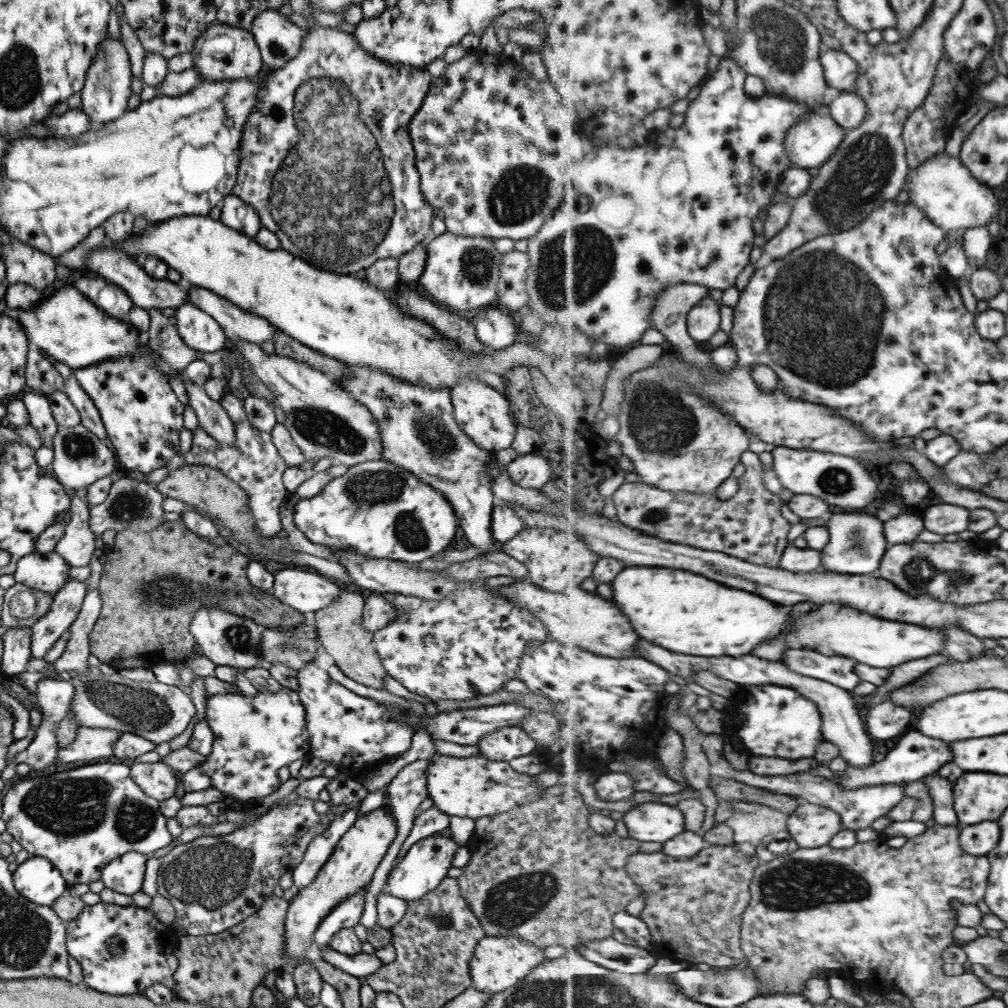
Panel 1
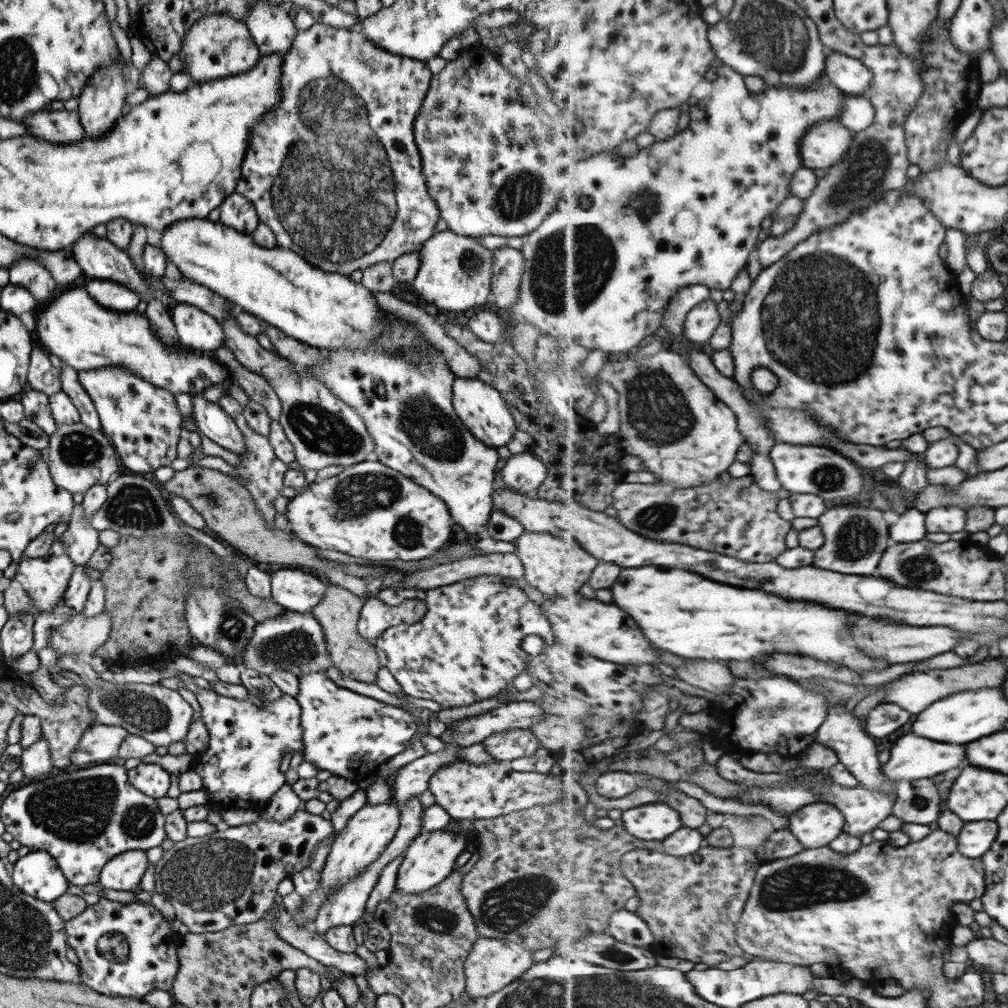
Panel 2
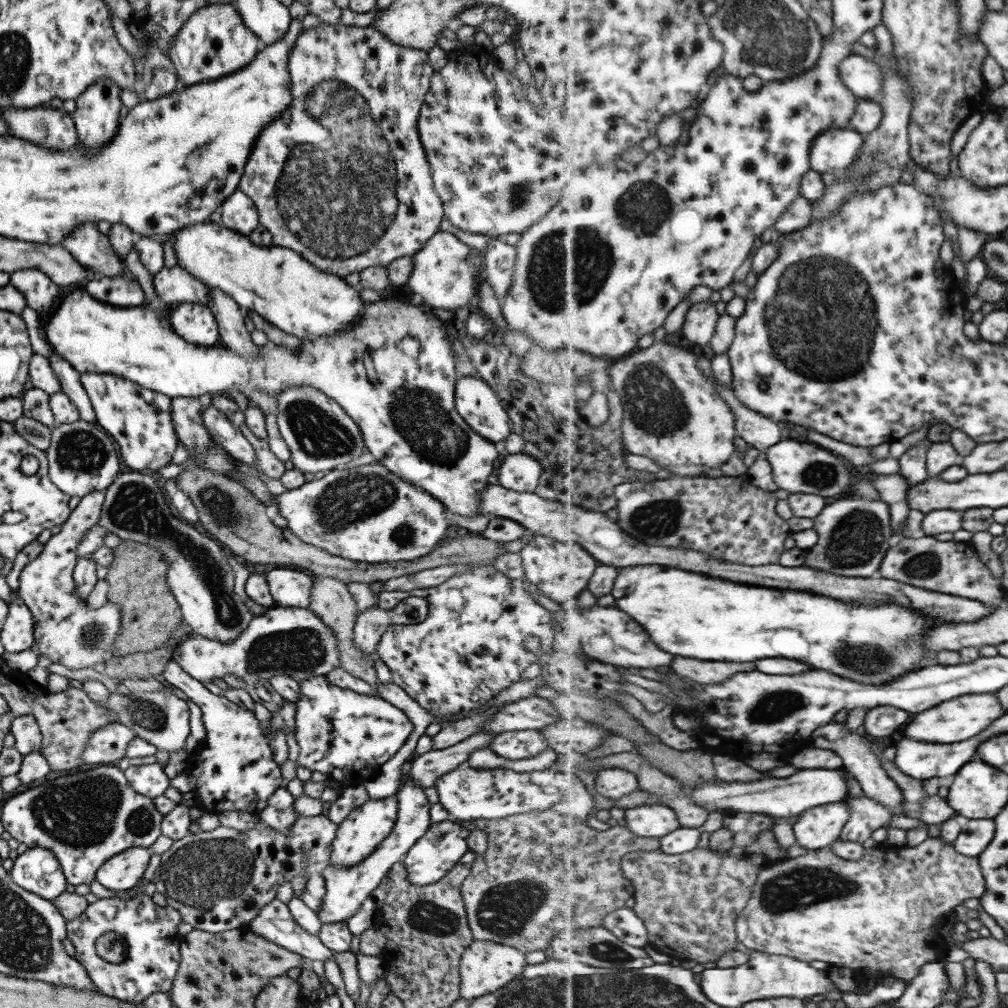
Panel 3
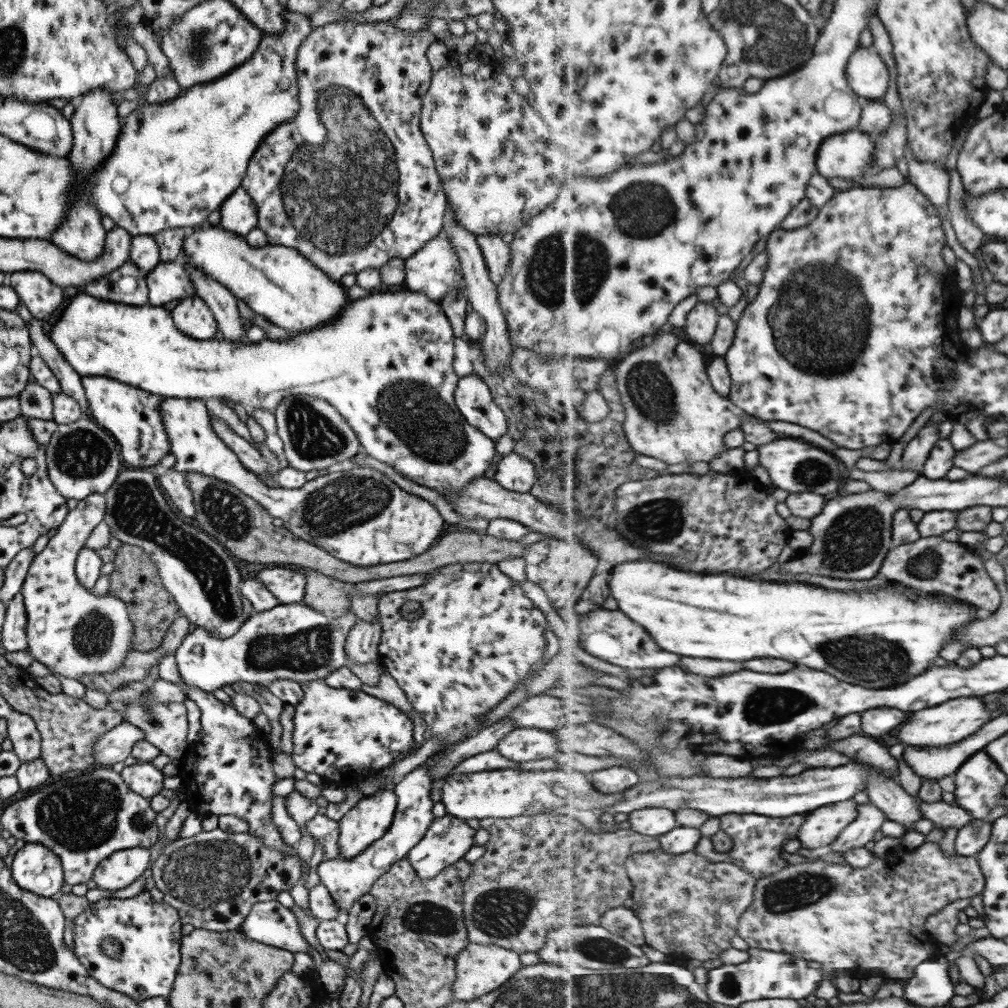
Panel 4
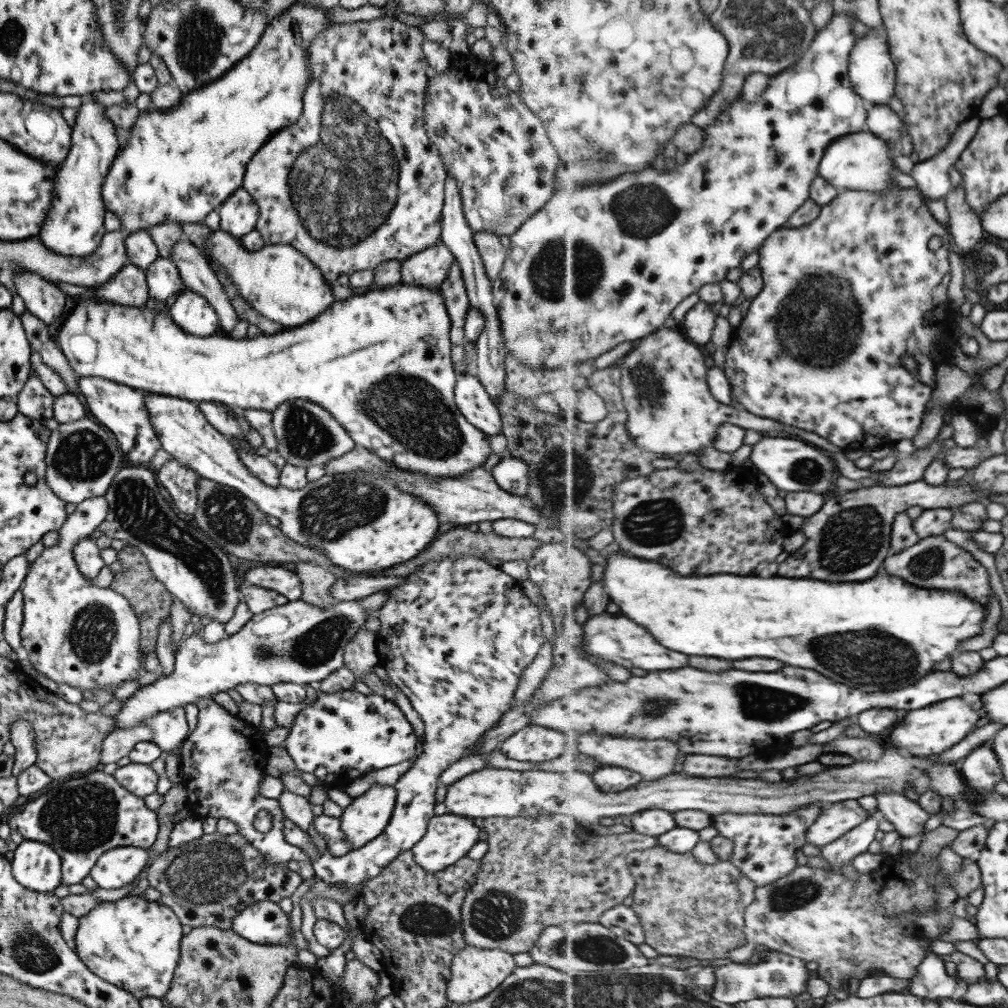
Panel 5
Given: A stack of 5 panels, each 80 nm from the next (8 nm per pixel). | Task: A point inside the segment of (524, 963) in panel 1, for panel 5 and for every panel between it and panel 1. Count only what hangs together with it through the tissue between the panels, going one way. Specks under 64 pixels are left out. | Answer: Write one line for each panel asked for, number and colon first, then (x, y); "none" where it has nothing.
2: (491, 964)
3: (484, 966)
4: (479, 969)
5: (474, 972)

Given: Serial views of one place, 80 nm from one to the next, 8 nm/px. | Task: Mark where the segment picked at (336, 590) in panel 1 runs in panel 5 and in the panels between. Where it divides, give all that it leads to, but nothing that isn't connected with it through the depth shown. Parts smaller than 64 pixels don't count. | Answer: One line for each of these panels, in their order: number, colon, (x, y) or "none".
2: (290, 588)
3: (288, 587)
4: (288, 587)
5: (285, 583)

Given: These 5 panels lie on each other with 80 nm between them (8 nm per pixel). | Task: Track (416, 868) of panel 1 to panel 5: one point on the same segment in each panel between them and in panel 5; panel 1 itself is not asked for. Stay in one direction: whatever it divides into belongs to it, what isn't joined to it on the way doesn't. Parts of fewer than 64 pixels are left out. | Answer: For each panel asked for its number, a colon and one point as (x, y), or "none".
2: (430, 857)
3: (443, 844)
4: (447, 839)
5: (447, 838)

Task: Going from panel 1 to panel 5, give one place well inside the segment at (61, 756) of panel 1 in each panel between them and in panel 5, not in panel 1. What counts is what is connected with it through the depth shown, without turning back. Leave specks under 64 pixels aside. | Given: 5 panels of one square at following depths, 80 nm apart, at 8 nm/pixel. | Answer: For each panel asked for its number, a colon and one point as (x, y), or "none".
2: (99, 743)
3: (107, 744)
4: (112, 746)
5: (117, 743)

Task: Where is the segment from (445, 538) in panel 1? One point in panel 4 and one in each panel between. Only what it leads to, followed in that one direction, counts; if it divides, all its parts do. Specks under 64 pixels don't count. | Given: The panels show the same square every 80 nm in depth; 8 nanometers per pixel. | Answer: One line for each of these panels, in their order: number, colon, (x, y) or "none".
2: (367, 510)
3: (367, 514)
4: (359, 516)

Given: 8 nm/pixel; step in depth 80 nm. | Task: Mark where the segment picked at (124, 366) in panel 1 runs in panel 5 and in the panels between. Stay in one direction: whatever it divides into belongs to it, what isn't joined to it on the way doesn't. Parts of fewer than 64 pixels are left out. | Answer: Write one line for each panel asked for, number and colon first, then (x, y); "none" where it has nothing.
2: (142, 422)
3: (139, 421)
4: (131, 415)
5: (120, 409)

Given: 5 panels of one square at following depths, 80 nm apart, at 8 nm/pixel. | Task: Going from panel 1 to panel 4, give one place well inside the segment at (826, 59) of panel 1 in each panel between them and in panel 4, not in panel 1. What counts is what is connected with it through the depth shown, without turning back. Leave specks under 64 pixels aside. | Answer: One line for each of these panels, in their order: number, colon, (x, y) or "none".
2: (851, 75)
3: (864, 77)
4: (868, 75)

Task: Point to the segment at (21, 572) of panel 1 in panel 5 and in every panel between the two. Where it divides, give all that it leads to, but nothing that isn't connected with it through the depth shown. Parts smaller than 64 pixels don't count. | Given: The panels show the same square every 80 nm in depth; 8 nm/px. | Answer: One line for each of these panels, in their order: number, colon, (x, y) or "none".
2: (44, 579)
3: (66, 631)
4: (73, 633)
5: (73, 632)

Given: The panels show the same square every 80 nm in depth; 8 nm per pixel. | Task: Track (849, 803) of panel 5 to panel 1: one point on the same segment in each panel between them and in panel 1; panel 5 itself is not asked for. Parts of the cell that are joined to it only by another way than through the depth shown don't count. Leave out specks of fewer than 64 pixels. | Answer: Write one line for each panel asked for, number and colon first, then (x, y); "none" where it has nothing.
1: (813, 826)
2: (817, 825)
3: (817, 828)
4: (822, 827)

